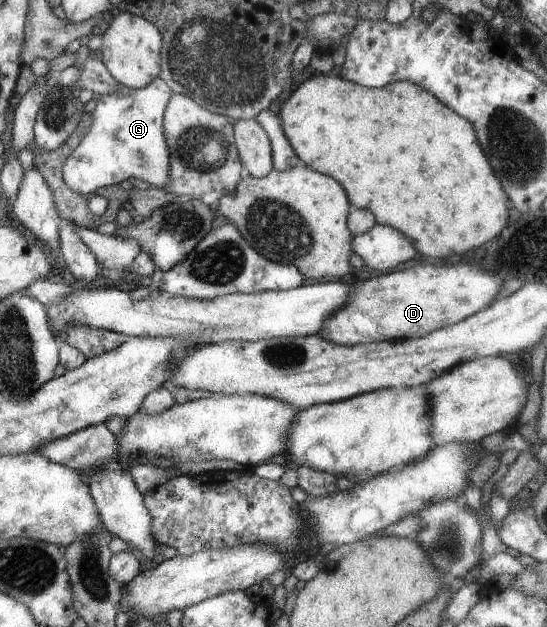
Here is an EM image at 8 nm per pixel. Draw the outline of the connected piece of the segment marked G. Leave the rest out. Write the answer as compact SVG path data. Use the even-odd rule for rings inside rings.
M157 76L143 88L130 89L119 85L115 93L101 95L96 100L95 107L89 112L92 121L88 126L88 131L60 168L63 182L67 188L87 197L99 189L115 188L121 180L126 178L139 178L150 184L151 187L163 188L168 181L170 164L169 149L163 134L162 116L171 93L172 90L169 86Z

